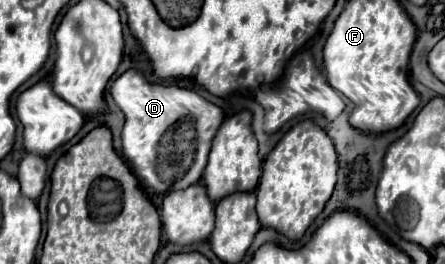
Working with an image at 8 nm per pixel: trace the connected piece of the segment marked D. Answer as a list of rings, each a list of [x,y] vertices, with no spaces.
[[[129,70],[123,76],[119,76],[113,82],[113,86],[111,86],[111,96],[113,96],[115,104],[125,114],[123,152],[121,152],[123,154],[123,160],[133,170],[133,174],[139,178],[139,182],[141,182],[143,188],[149,188],[149,190],[153,190],[157,194],[169,192],[167,184],[159,180],[157,170],[155,170],[155,166],[157,166],[157,146],[159,146],[161,136],[169,130],[169,126],[173,126],[175,122],[179,122],[183,118],[189,118],[195,124],[195,130],[197,130],[197,152],[195,152],[193,166],[181,178],[181,188],[187,188],[189,184],[197,184],[201,180],[203,170],[205,170],[205,164],[207,164],[211,140],[213,140],[217,128],[223,122],[223,112],[221,112],[219,106],[207,102],[197,92],[187,90],[187,88],[149,84],[137,70]]]

